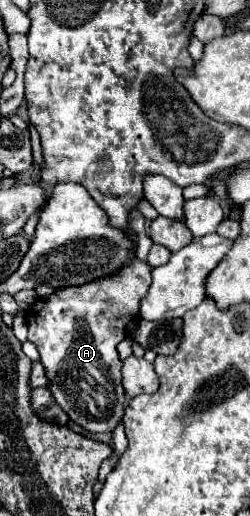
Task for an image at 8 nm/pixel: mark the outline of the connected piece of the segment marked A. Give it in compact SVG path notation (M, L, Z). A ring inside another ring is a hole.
M133 259L109 277L101 277L85 285L59 287L53 295L37 297L37 301L25 313L29 327L27 339L35 343L41 353L41 365L45 367L49 379L47 389L51 391L59 407L69 415L69 419L85 427L87 431L113 431L123 419L127 395L121 385L121 359L117 353L117 345L127 337L127 325L139 317L139 303L145 297L149 285L151 265L141 259Z

